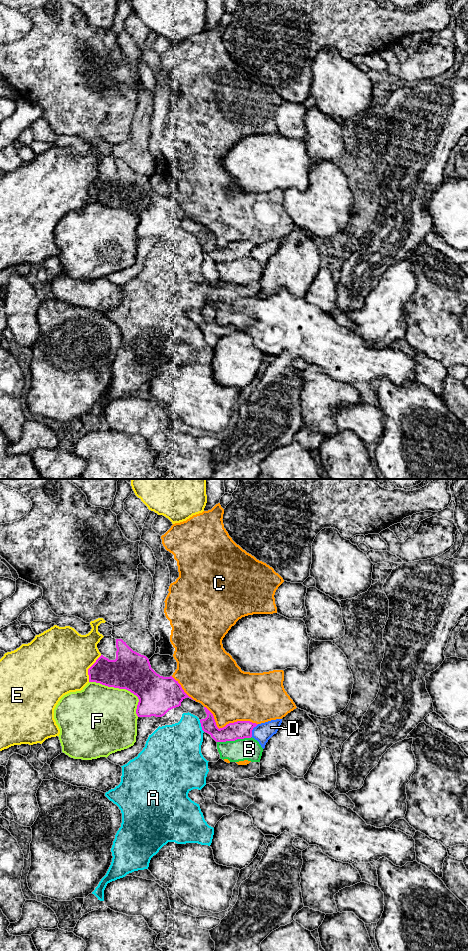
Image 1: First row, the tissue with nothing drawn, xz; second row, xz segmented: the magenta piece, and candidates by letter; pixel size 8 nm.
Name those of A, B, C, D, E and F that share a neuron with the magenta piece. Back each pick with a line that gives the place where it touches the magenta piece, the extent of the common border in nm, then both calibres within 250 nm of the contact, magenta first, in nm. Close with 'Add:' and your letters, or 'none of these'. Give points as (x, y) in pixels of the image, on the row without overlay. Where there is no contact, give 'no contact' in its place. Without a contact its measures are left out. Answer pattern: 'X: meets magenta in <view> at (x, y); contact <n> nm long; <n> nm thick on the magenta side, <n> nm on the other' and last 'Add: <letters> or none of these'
Add: none of these

